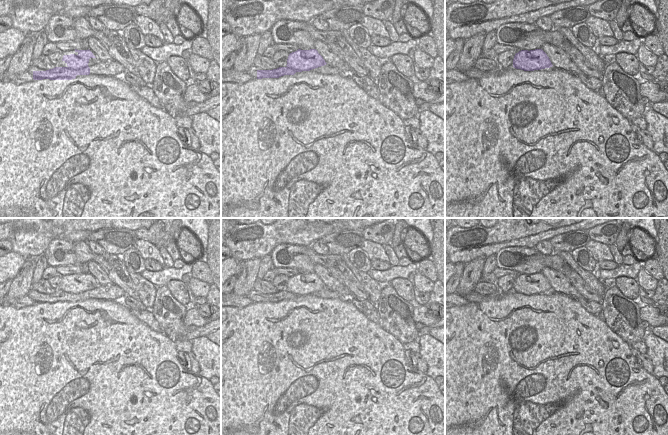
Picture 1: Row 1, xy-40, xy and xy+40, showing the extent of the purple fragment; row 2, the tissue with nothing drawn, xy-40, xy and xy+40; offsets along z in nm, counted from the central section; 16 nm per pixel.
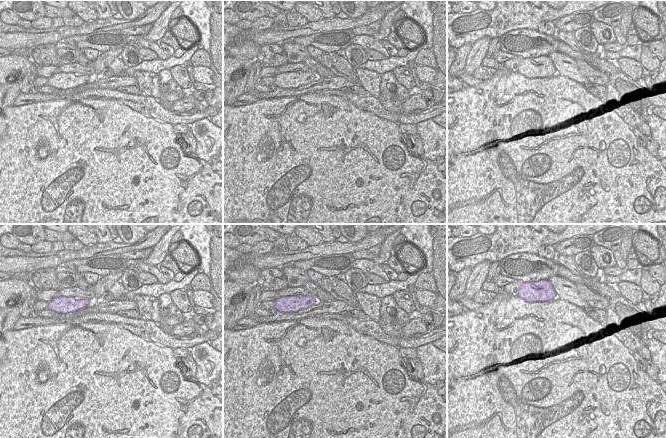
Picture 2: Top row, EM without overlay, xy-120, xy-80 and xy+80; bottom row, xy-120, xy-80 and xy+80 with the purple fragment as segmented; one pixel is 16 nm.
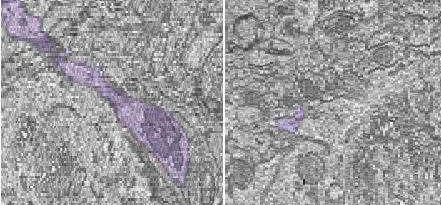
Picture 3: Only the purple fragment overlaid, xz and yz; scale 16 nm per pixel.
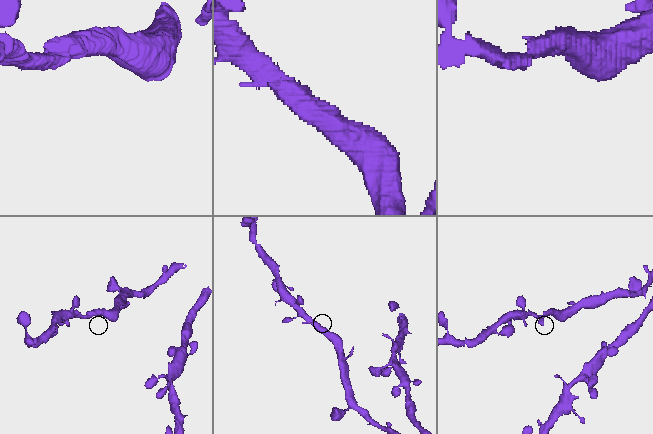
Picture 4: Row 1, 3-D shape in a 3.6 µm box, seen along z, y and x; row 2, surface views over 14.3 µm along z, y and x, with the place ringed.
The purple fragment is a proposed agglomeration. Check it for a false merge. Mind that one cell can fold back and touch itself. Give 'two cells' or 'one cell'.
one cell

